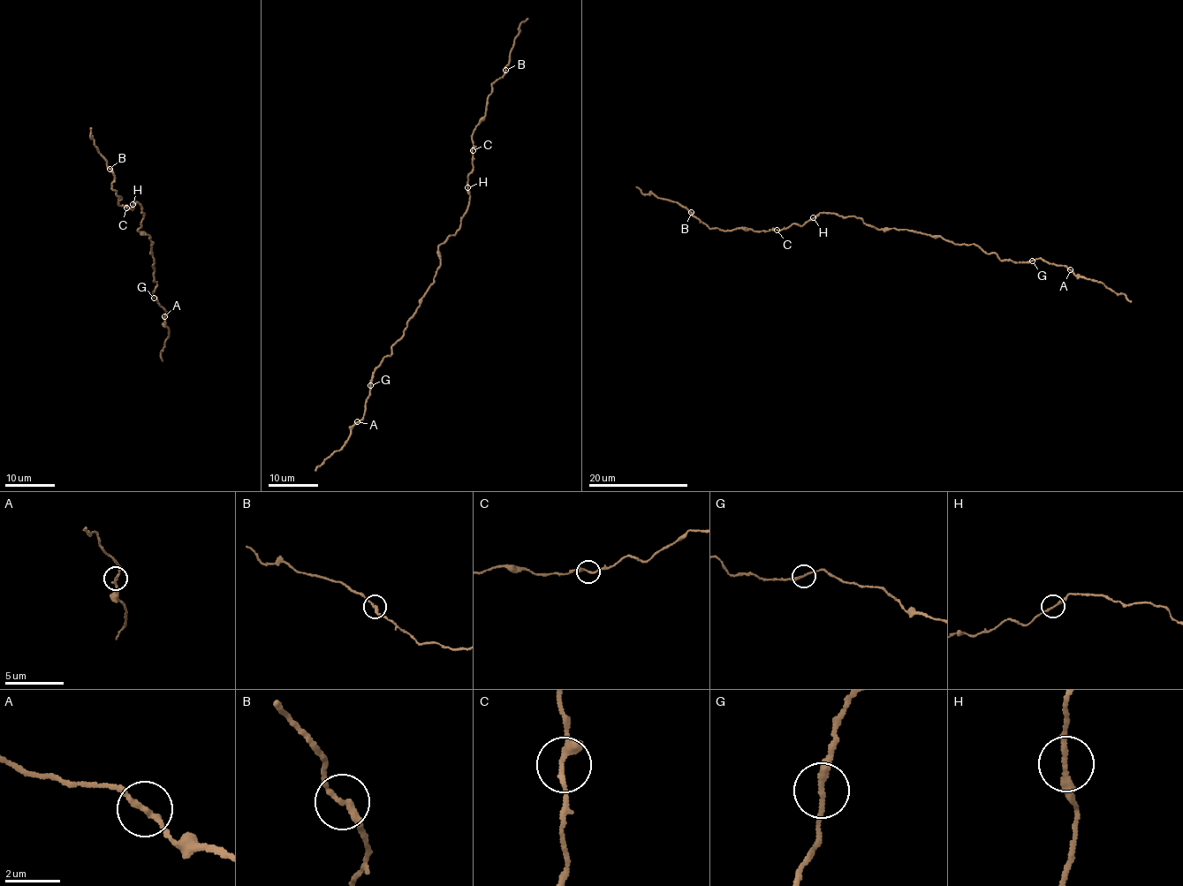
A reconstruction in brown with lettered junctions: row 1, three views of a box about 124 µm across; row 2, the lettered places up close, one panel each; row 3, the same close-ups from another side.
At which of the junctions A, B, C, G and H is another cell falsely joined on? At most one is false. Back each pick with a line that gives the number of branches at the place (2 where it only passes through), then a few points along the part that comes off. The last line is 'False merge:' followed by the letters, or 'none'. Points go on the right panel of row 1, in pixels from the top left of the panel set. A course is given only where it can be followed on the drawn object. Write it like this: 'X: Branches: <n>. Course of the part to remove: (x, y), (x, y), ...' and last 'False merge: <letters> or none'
False merge: none

